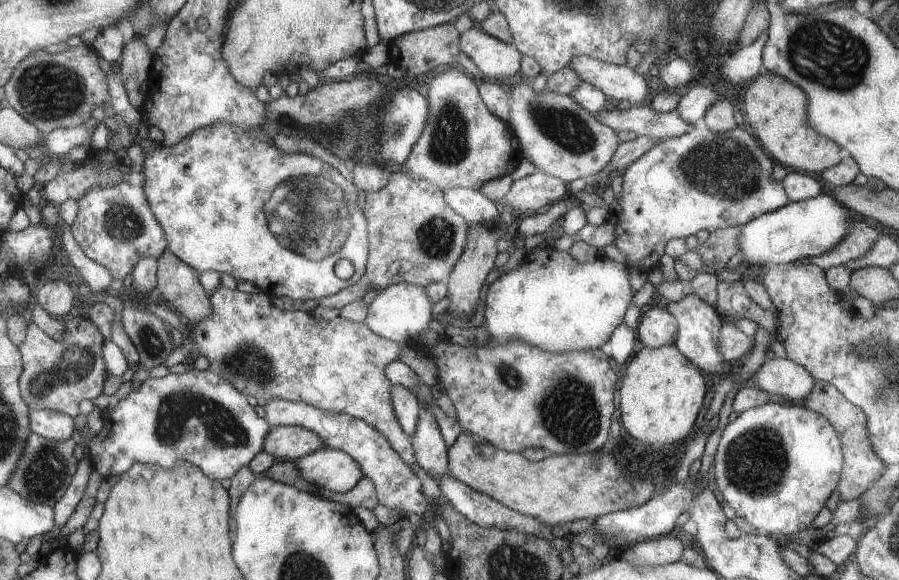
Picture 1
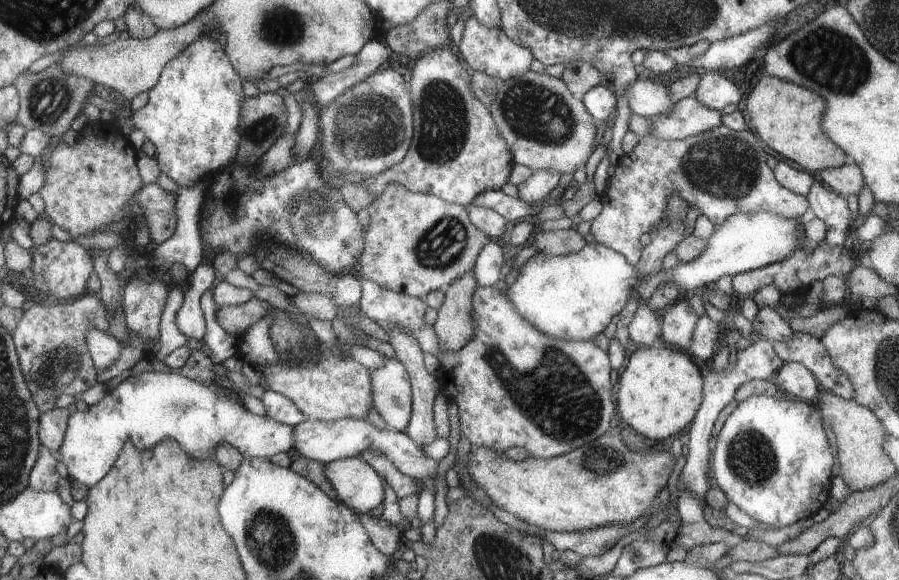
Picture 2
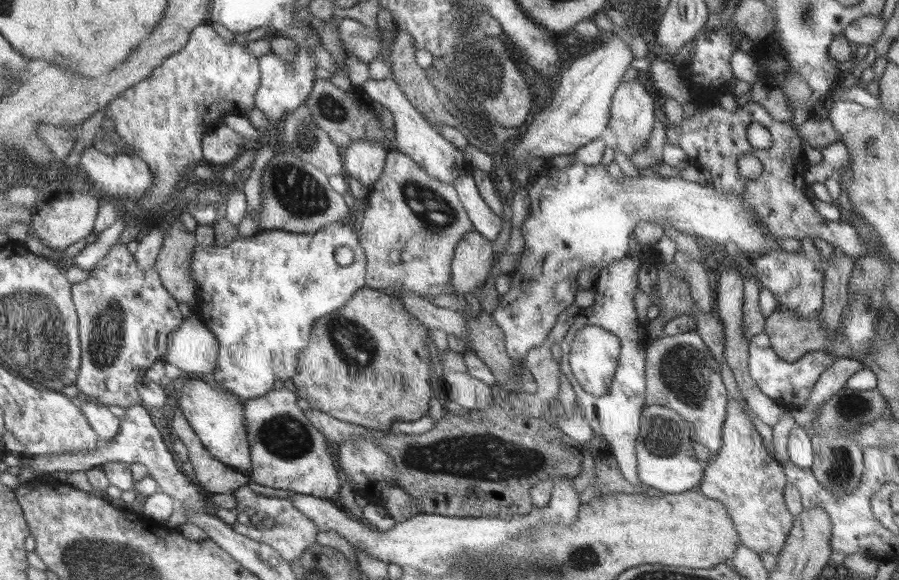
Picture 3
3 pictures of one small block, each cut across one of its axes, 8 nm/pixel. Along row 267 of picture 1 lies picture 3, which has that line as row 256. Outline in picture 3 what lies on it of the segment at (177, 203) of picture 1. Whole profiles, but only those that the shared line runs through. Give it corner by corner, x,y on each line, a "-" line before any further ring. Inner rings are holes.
336,221
315,233
266,230
248,238
238,235
228,243
214,242
204,247
196,244
190,274
196,288
200,320
218,340
218,355
211,373
218,384
241,400
248,400
270,393
276,380
286,381
298,375
298,354
310,342
309,335
314,324
322,316
344,307
357,290
366,286
366,256
358,237
352,224
-
340,246
348,246
354,251
353,263
345,266
336,263
334,252

